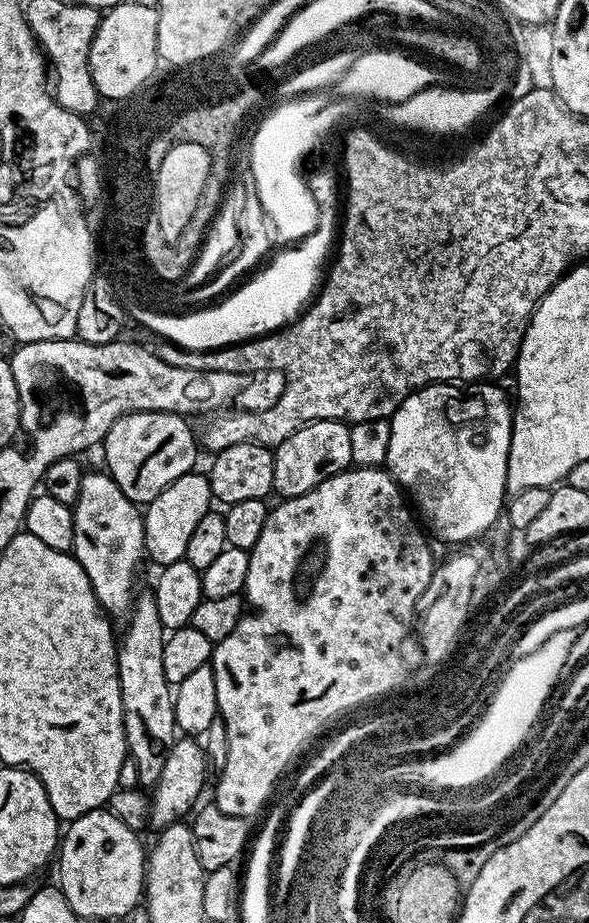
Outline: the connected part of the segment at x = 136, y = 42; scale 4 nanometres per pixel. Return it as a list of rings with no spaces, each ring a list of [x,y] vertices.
[[[122,2],[118,6],[107,9],[100,17],[100,25],[94,34],[94,42],[90,46],[90,74],[94,78],[94,86],[105,101],[127,101],[136,95],[157,75],[158,65],[158,11],[148,4],[128,4]]]

